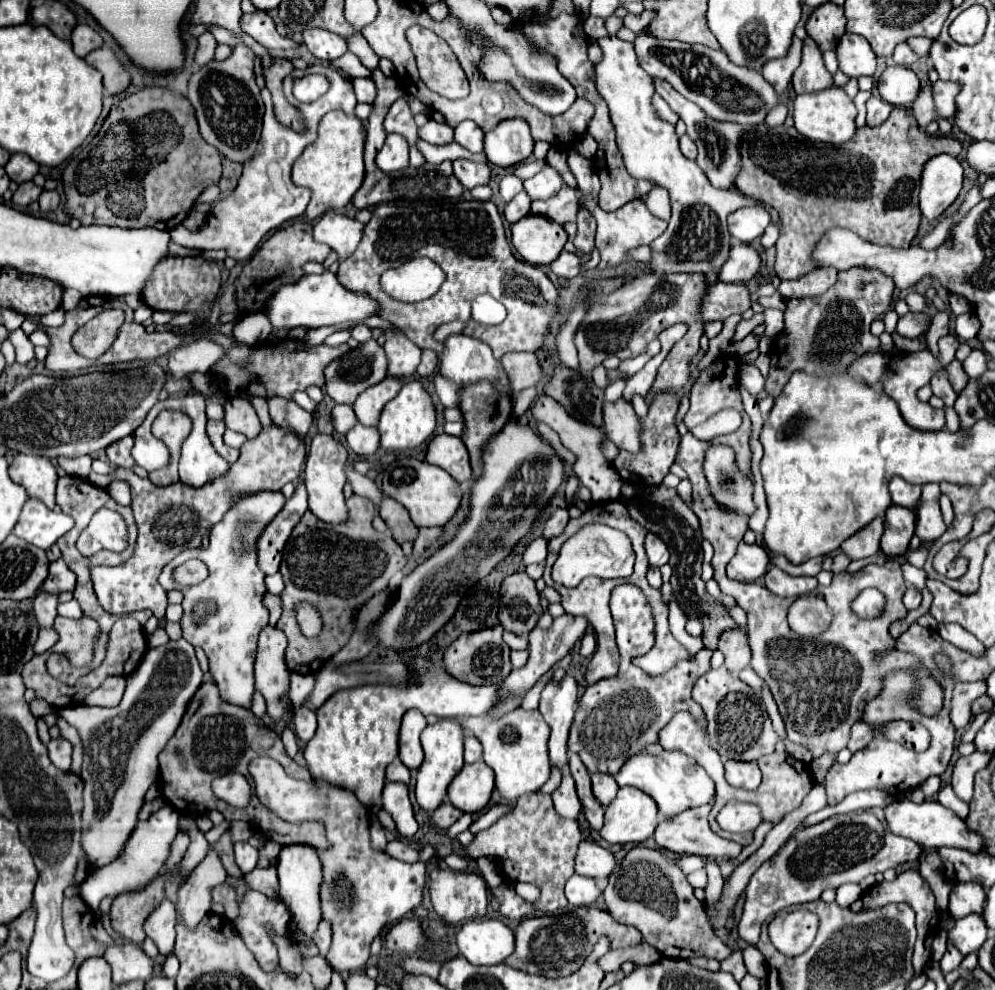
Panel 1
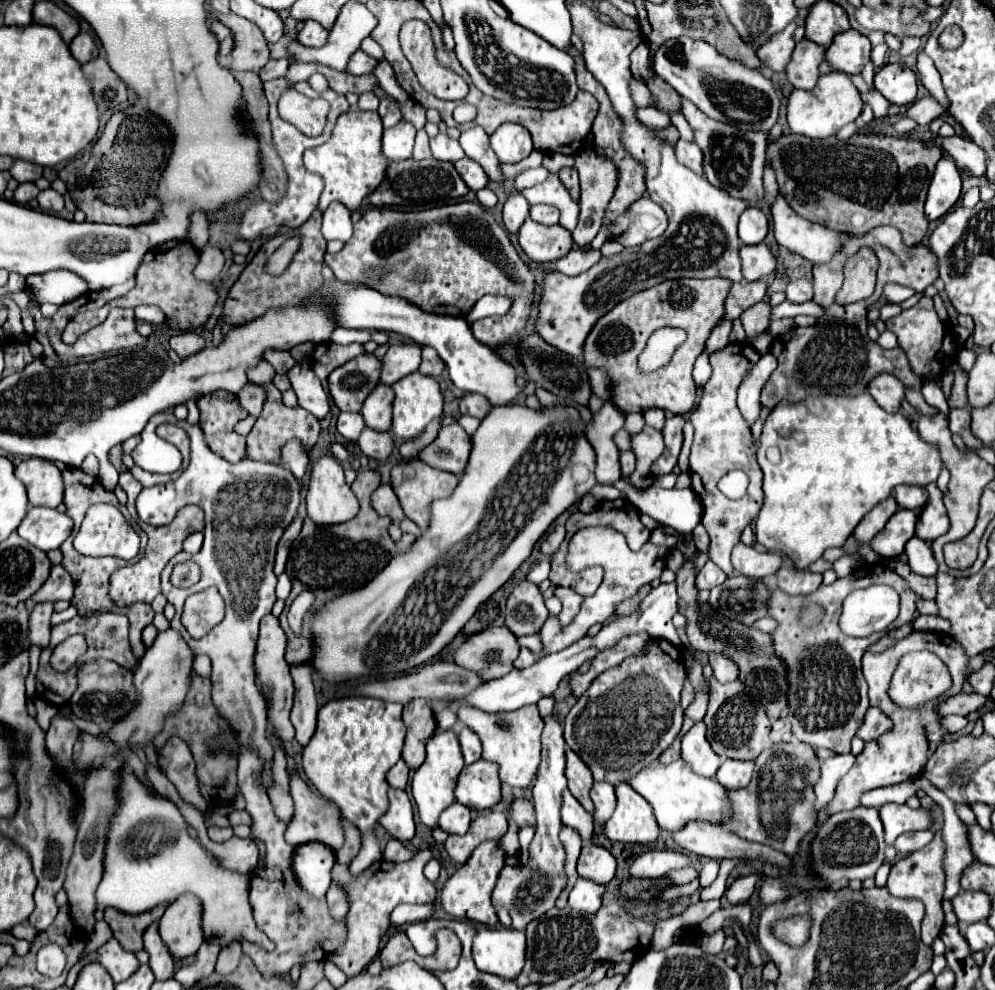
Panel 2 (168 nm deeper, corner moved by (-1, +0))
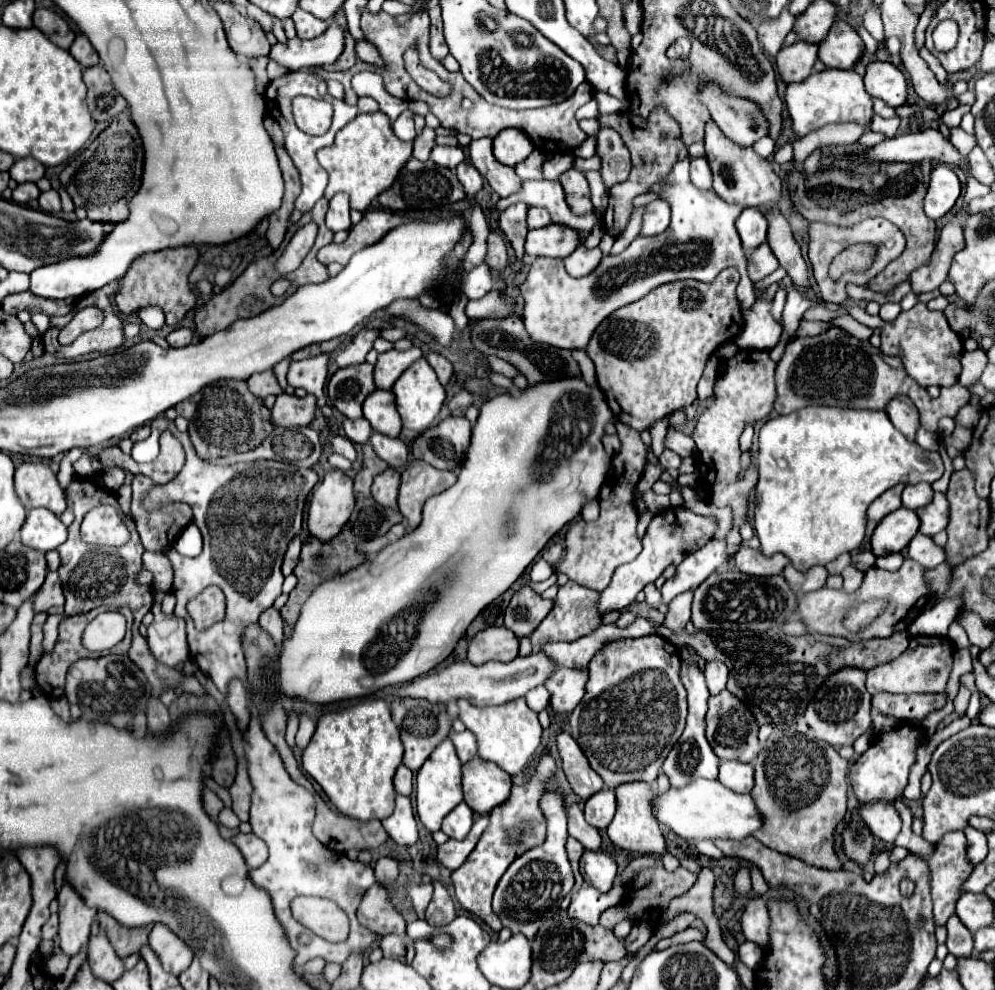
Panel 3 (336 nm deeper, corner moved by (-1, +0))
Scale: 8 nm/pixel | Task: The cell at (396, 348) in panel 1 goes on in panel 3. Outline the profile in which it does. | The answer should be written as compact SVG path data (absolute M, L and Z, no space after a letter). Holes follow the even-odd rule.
M411 347L407 351L391 349L387 353L379 353L375 363L375 387L377 389L391 389L393 383L401 377L401 373L421 357L419 347Z

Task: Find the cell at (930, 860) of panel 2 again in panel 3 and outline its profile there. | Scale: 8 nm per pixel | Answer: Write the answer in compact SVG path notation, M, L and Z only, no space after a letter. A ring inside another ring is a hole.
M963 831L947 833L933 849L933 855L925 859L931 869L931 897L933 897L933 915L937 925L945 925L947 919L955 913L957 899L961 897L961 885L969 879L971 871L975 869L967 859L967 839Z

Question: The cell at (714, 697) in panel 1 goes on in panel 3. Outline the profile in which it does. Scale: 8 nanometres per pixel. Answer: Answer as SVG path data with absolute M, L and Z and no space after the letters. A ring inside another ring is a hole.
M727 689L715 697L709 697L709 711L707 711L705 721L707 721L705 737L707 737L713 753L721 761L737 759L743 763L751 763L755 759L755 755L761 751L761 745L757 739L759 725L755 725L751 711L747 711L747 707L743 703L739 703L739 699L735 699L735 695L731 695Z

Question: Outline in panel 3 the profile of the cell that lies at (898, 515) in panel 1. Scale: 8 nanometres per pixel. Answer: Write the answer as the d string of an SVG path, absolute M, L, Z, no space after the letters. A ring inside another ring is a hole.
M899 507L897 511L891 511L891 515L885 515L873 535L871 535L871 547L877 557L903 551L909 541L919 531L919 517L913 509Z

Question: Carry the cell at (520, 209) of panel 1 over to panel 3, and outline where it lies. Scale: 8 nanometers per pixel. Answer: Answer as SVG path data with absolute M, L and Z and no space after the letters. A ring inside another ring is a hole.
M515 203L509 205L501 215L499 215L499 227L505 233L505 237L509 239L511 247L517 253L517 259L521 259L525 255L523 251L523 243L525 243L525 235L527 235L527 205L525 203Z

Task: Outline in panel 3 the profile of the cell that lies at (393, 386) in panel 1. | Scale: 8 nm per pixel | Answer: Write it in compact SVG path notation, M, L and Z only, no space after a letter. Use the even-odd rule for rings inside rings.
M373 391L363 403L363 417L377 433L397 437L401 431L401 417L395 409L395 395L391 391Z

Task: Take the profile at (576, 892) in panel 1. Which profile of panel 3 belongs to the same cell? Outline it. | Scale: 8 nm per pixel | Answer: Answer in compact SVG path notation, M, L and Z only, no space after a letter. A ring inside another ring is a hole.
M615 883L615 887L609 893L599 893L595 891L595 887L583 885L581 891L573 895L567 913L571 919L579 919L585 925L597 925L603 909L611 907L611 903L617 903L621 897L623 897L621 883Z

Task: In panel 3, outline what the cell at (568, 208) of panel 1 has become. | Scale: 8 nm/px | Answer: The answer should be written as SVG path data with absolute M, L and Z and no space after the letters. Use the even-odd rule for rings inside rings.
M529 207L529 213L527 213L527 227L529 229L539 229L549 223L551 223L551 217L547 215L547 211L543 211L543 207Z

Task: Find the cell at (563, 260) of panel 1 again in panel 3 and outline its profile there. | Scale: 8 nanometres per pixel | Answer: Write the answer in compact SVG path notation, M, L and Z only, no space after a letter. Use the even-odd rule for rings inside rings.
M579 245L571 255L567 255L565 261L565 269L571 277L585 277L589 273L593 273L597 269L597 265L601 263L601 249L587 249L585 245Z

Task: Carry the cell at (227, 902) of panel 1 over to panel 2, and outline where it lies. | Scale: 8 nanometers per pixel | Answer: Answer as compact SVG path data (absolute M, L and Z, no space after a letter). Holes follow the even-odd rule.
M159 905L159 907L153 907L139 915L129 915L119 909L107 907L105 921L109 923L113 937L123 945L123 949L137 953L143 949L143 931L147 929L149 923L159 921L161 915L165 913L165 909L167 909L167 905Z

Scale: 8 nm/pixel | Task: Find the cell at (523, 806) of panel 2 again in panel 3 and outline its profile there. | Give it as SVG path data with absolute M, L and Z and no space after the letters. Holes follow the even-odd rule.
M541 755L531 779L527 783L523 783L523 785L513 785L509 799L489 813L489 825L483 831L483 835L479 837L479 843L469 853L467 861L459 869L455 869L451 873L451 881L453 881L453 887L455 887L457 901L469 913L473 913L481 921L485 921L495 933L499 933L503 925L501 925L499 917L491 909L493 891L495 891L499 879L503 877L503 873L507 871L507 867L519 855L523 855L525 851L529 851L533 847L539 847L545 841L547 819L545 819L545 815L543 815L543 811L539 807L539 799L547 791L547 785L555 781L555 777L557 777L555 759L551 755Z

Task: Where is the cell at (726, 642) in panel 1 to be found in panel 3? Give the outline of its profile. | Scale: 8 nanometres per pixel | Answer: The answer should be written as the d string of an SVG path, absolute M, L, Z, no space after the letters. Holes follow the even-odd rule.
M709 661L709 663L705 663L703 675L707 679L709 693L711 695L717 695L717 693L721 693L725 689L725 683L727 683L727 677L729 677L729 669L725 667L725 663Z

